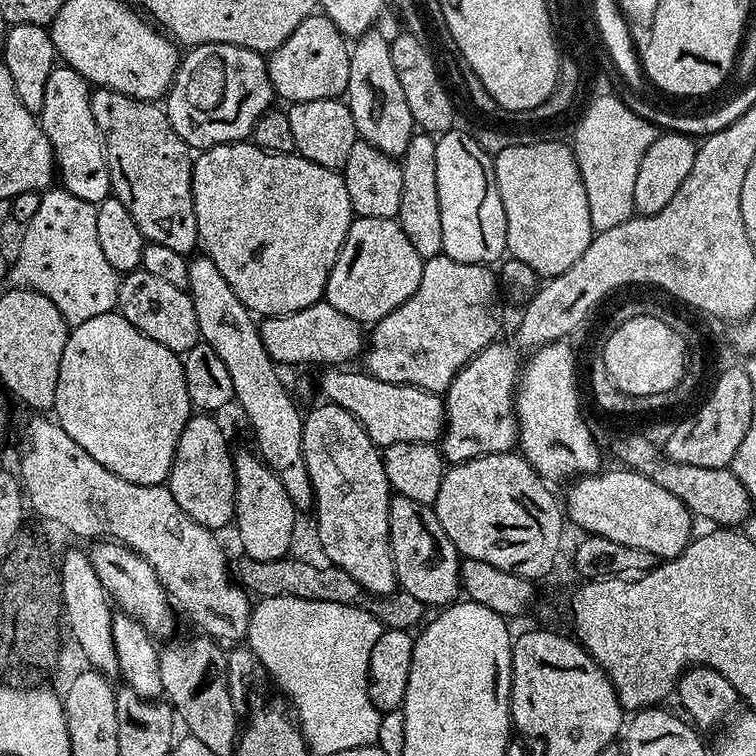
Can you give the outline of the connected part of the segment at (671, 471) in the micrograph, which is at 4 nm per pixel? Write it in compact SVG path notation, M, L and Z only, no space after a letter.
M630 434L620 439L614 448L620 461L627 469L642 473L674 494L693 517L709 520L709 525L721 528L735 529L743 525L753 511L753 501L746 494L746 486L738 482L738 478L732 473L731 467L711 468L710 466L689 466L686 463L674 463L665 456L665 453L650 439L640 434Z

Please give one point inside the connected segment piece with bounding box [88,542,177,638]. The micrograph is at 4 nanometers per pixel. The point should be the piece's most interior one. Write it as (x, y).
(129, 580)

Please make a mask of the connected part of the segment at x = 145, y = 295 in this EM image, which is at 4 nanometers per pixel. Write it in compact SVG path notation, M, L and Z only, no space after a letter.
M137 270L121 279L118 311L126 318L126 322L130 322L130 326L142 330L146 338L154 338L154 342L166 346L166 350L171 352L183 354L201 343L194 302L187 291L149 272Z

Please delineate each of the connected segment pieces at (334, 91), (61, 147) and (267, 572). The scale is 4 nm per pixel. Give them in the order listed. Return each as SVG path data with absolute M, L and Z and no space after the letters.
M323 14L307 16L298 30L267 57L273 93L287 102L310 102L340 98L348 91L350 78L349 41Z
M57 66L52 69L50 78L46 78L46 94L42 97L42 110L38 119L56 156L58 180L64 191L74 194L74 198L98 205L110 195L112 183L104 149L104 135L94 122L91 101L90 85L82 78L82 74L67 66Z
M241 555L239 559L240 561L237 564L235 561L234 564L235 575L238 577L239 583L253 597L282 598L283 596L293 596L314 602L338 602L339 604L355 605L361 603L362 589L360 584L354 582L354 578L350 578L350 574L346 574L346 570L336 567L335 564L311 564L308 560L292 560L291 555L270 562L262 562L245 555Z

